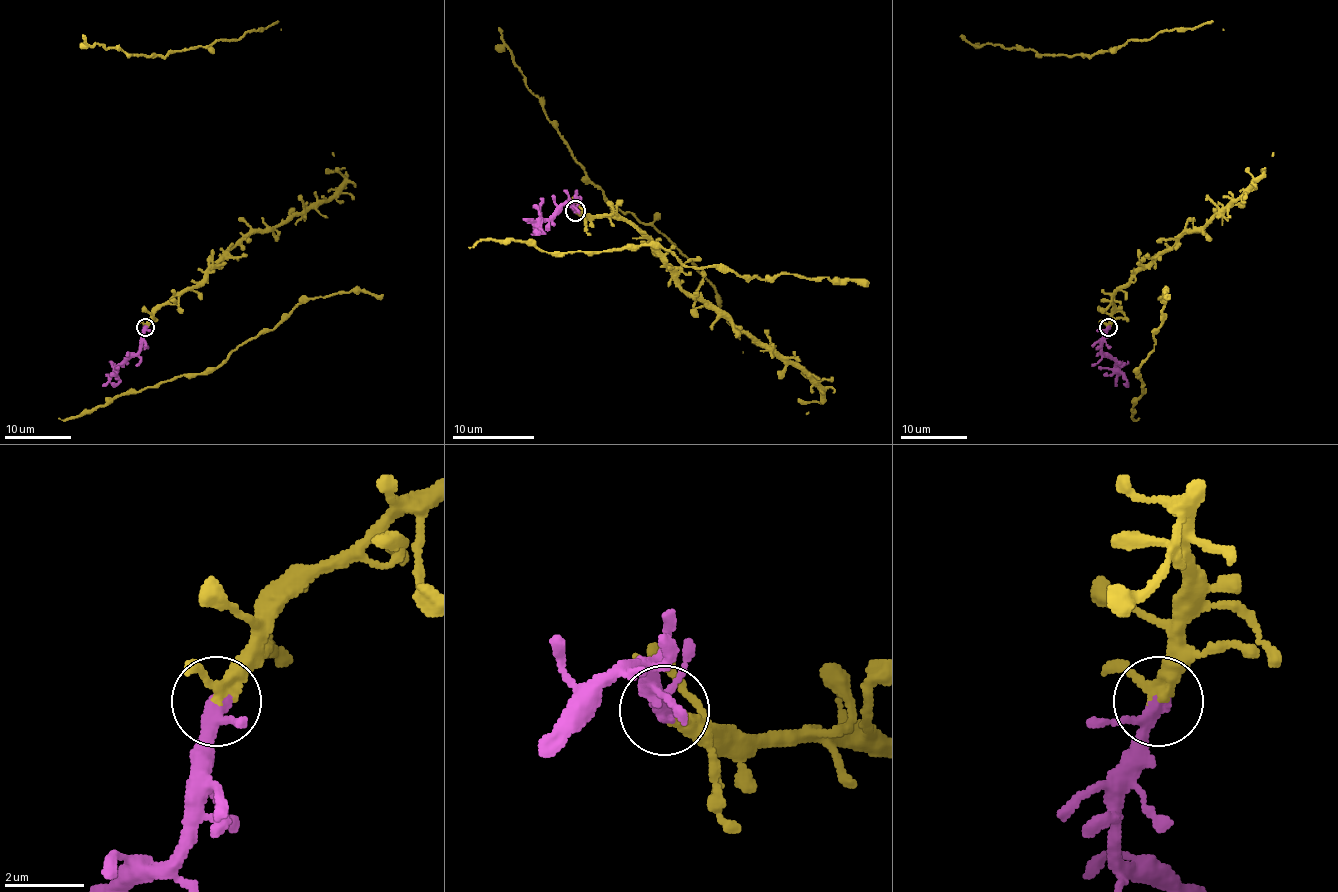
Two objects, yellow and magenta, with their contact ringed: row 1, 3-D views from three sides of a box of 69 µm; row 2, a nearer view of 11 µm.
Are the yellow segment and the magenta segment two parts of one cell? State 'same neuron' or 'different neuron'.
same neuron

